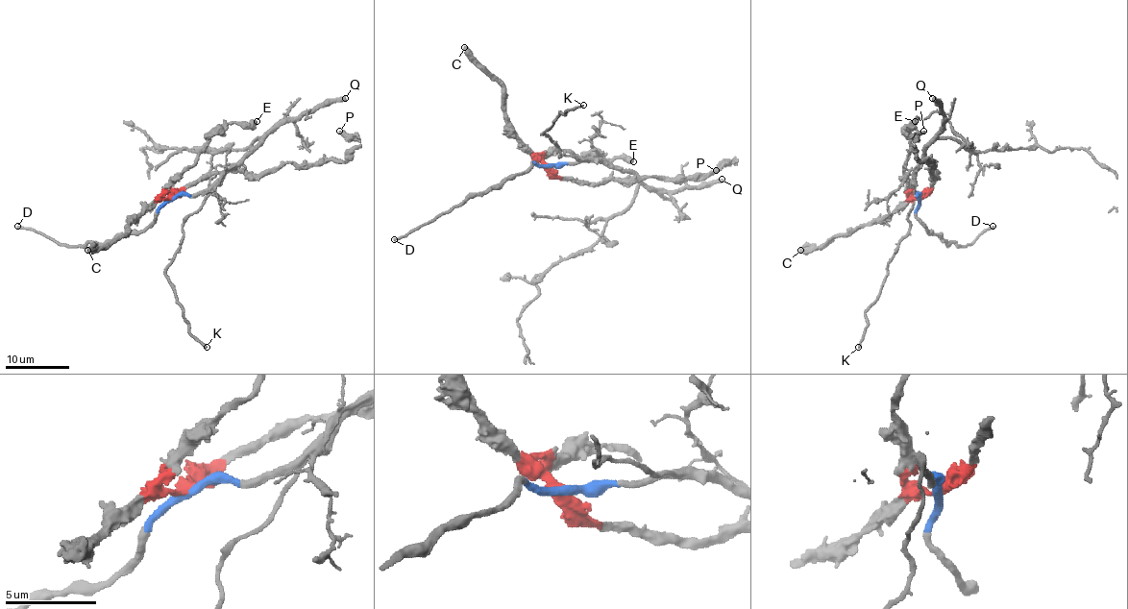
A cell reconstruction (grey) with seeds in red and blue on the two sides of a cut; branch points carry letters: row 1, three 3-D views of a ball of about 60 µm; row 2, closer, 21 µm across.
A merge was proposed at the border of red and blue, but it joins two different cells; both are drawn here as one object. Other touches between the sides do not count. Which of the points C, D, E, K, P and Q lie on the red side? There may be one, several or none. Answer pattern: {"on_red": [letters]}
{"on_red": ["C", "E", "P"]}

